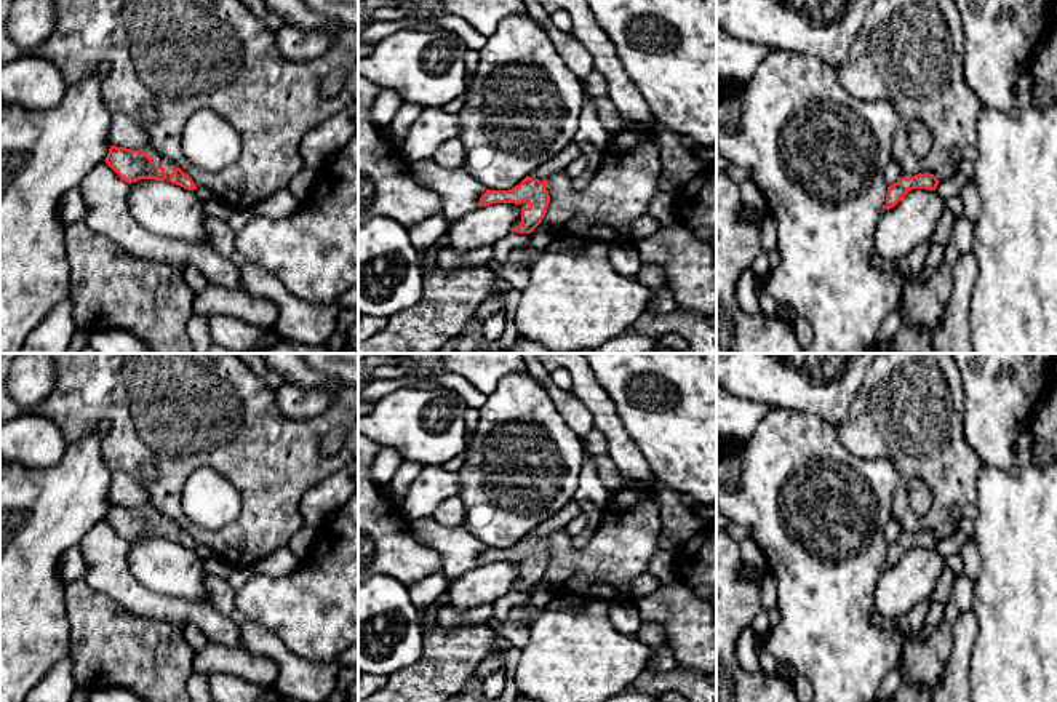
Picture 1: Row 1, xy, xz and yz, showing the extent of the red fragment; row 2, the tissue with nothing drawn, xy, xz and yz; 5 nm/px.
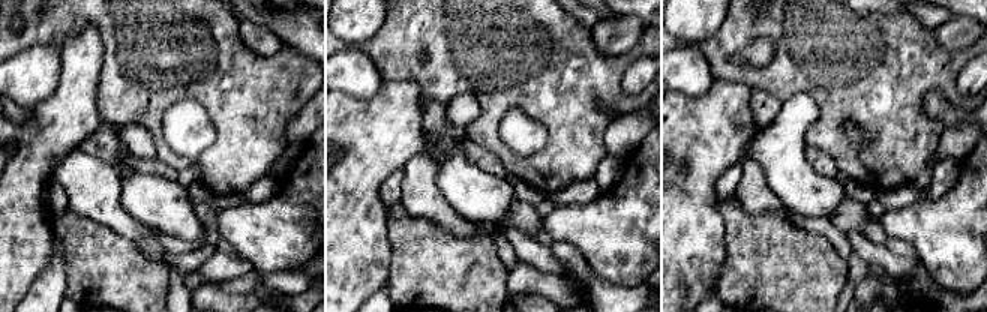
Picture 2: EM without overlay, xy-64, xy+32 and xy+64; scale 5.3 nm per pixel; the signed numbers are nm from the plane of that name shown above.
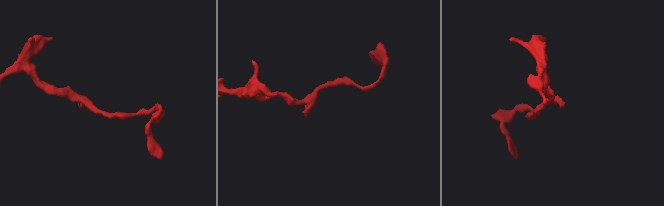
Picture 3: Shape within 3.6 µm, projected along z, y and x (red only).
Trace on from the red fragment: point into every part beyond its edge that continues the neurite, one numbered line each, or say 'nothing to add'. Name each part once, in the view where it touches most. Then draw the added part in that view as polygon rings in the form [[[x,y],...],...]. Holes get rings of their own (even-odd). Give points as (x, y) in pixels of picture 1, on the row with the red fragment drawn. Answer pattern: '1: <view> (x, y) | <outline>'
1: xy (157, 159) | [[[149,149],[146,150],[146,154],[152,158],[152,162],[157,166],[163,166],[165,173],[166,173],[166,182],[170,182],[170,174],[173,173],[173,166],[176,166],[171,160],[168,160],[166,157],[163,157],[162,154],[158,154],[155,149]],[[176,166],[177,168],[177,166]]]

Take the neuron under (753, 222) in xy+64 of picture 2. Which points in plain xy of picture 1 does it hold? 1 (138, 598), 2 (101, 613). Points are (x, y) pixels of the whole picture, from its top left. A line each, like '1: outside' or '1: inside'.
1: outside
2: inside

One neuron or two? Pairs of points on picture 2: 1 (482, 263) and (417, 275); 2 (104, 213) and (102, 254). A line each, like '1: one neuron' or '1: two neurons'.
1: one neuron
2: two neurons

